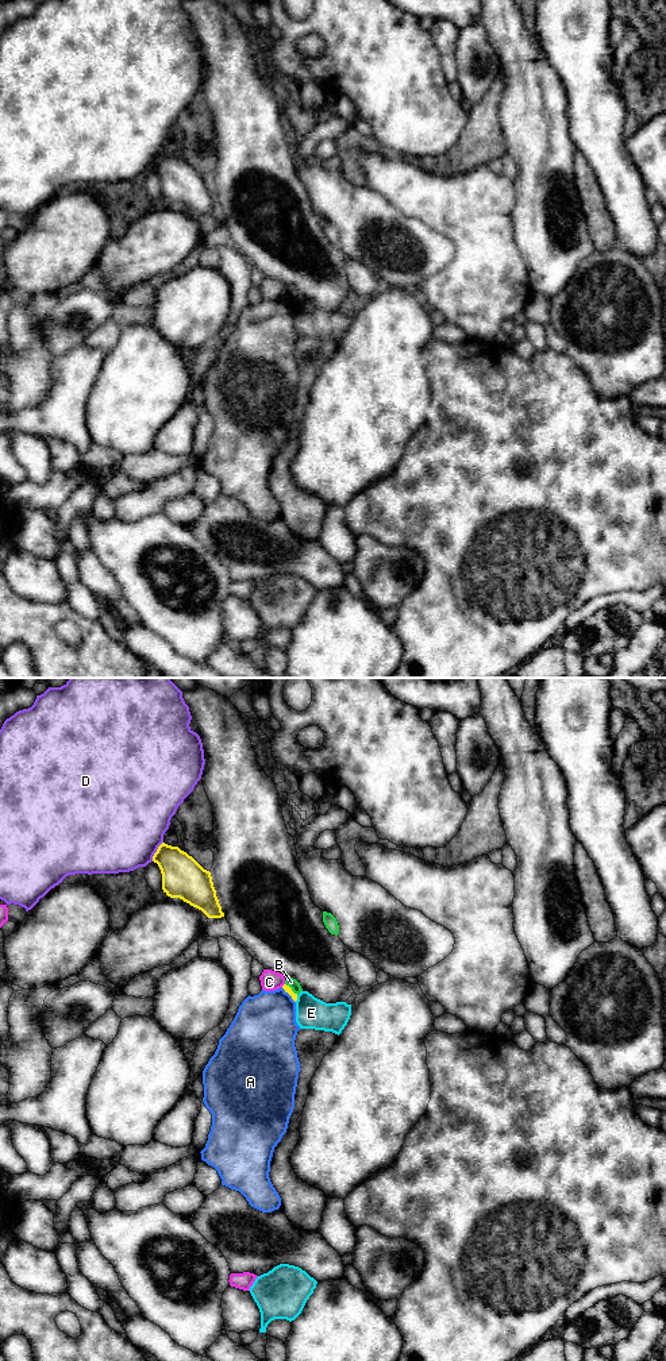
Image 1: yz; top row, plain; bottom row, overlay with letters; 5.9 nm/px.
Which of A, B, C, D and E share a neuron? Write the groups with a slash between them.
A / B / C / D / E

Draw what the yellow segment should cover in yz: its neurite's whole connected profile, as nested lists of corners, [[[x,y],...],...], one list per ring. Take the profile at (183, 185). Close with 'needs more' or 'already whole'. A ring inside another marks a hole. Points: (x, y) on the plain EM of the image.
[[[162,151],[153,165],[162,182],[162,198],[170,207],[180,207],[201,219],[208,227],[222,227],[224,221],[216,205],[211,181],[192,165]]] | already whole

